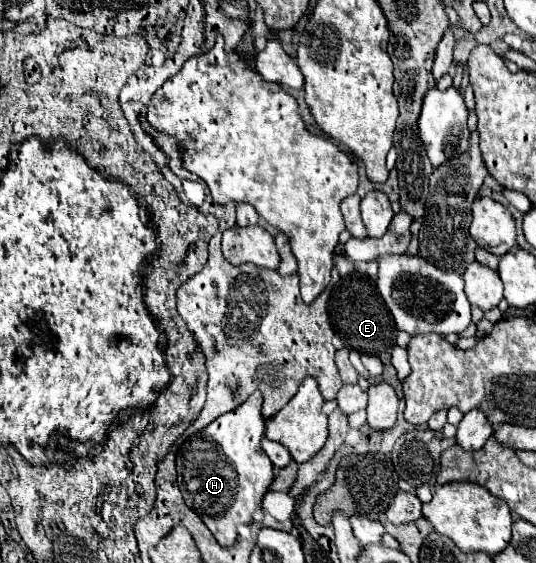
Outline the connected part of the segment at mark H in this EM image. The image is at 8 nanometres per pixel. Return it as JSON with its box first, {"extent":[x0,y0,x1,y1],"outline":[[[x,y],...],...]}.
{"extent":[177,391,273,547],"outline":[[[255,391],[243,405],[185,439],[177,451],[177,483],[183,499],[223,547],[235,543],[237,525],[253,521],[253,513],[261,507],[261,499],[273,481],[273,463],[261,449],[263,433],[261,393]]]}

